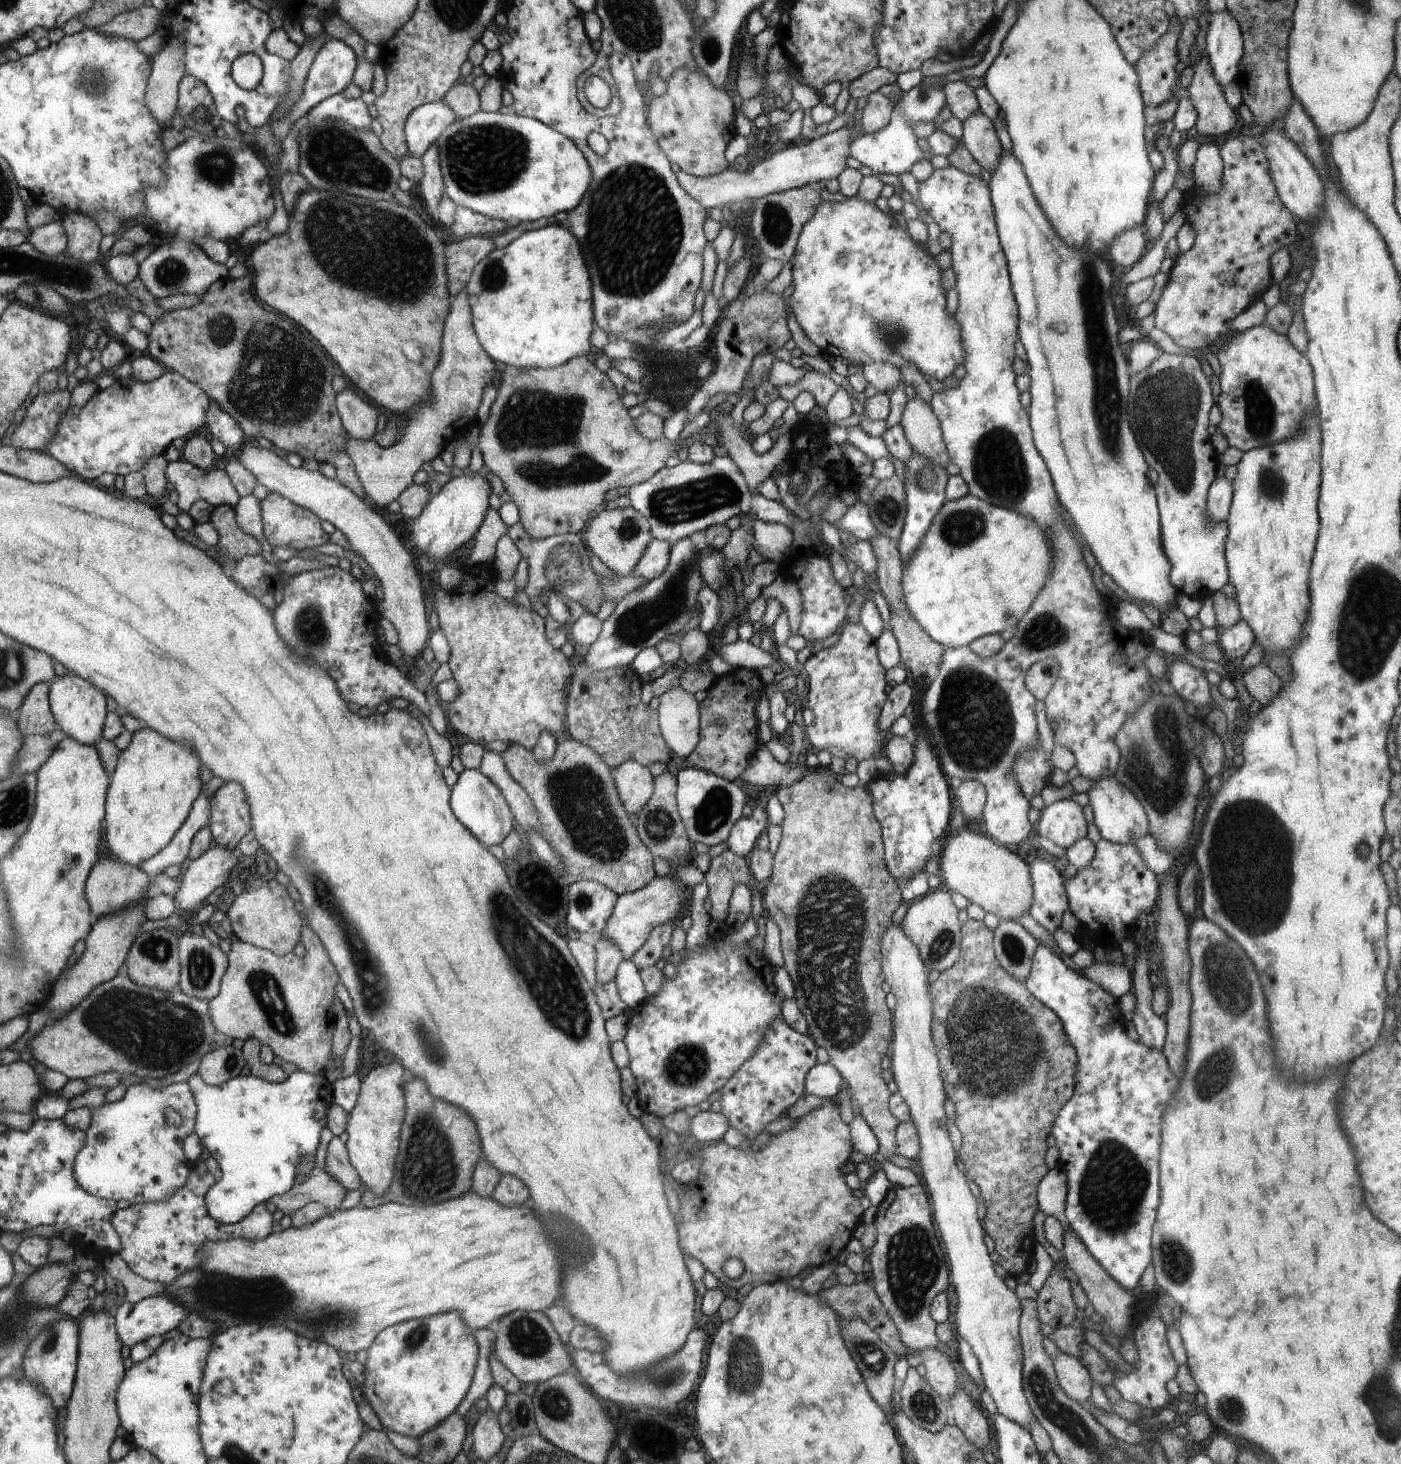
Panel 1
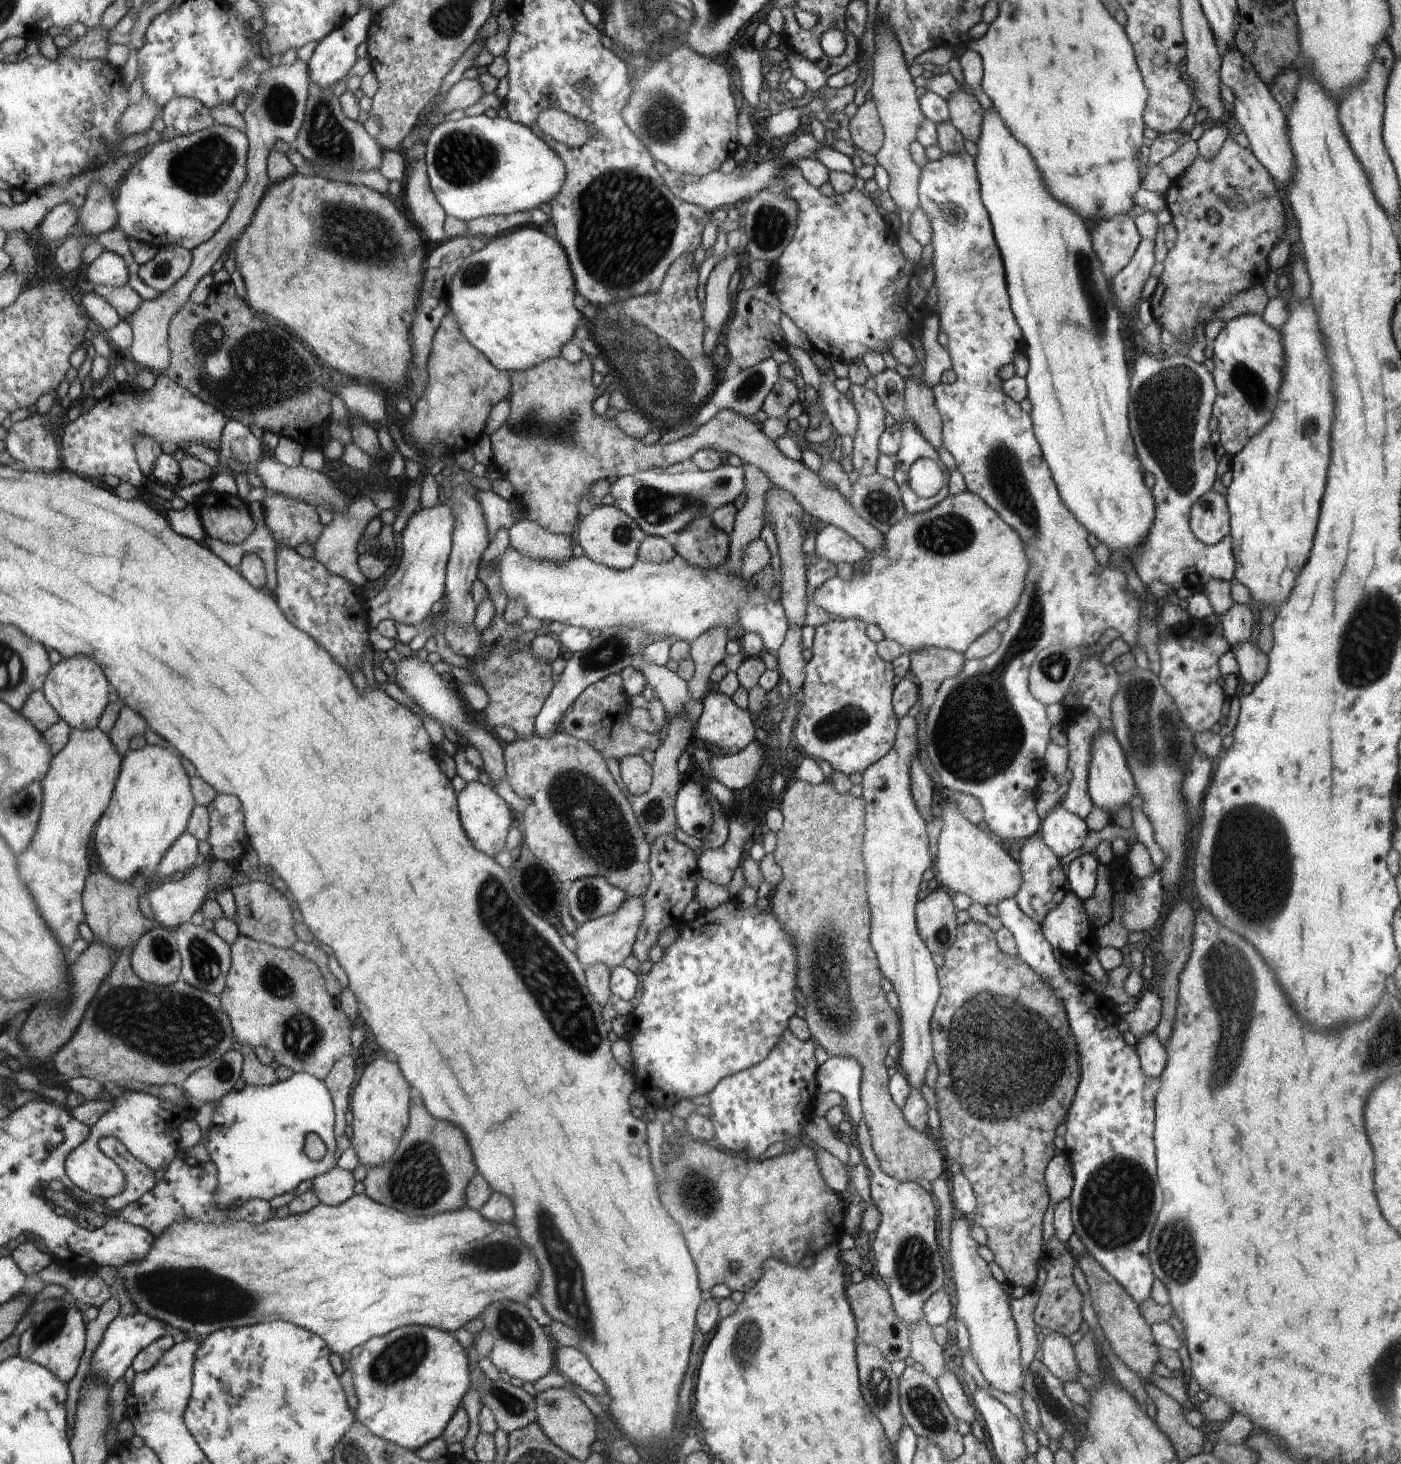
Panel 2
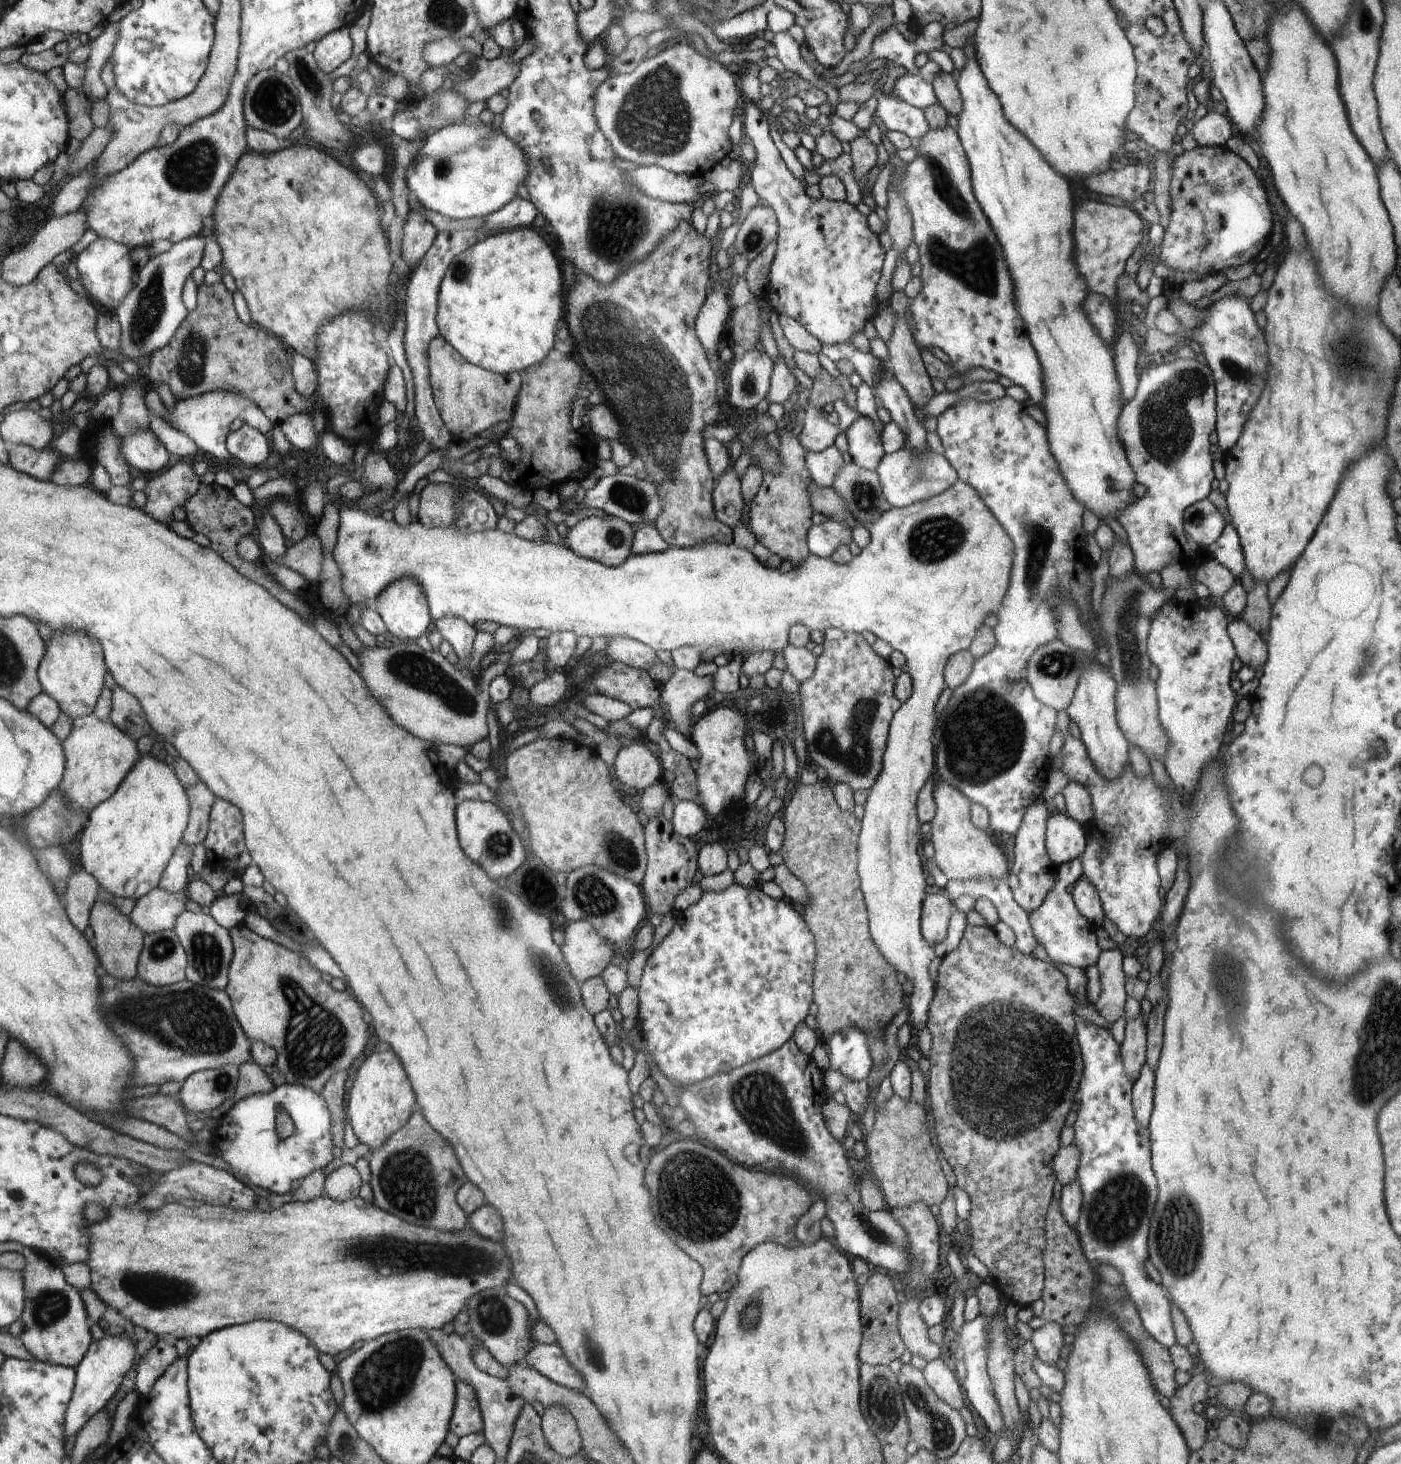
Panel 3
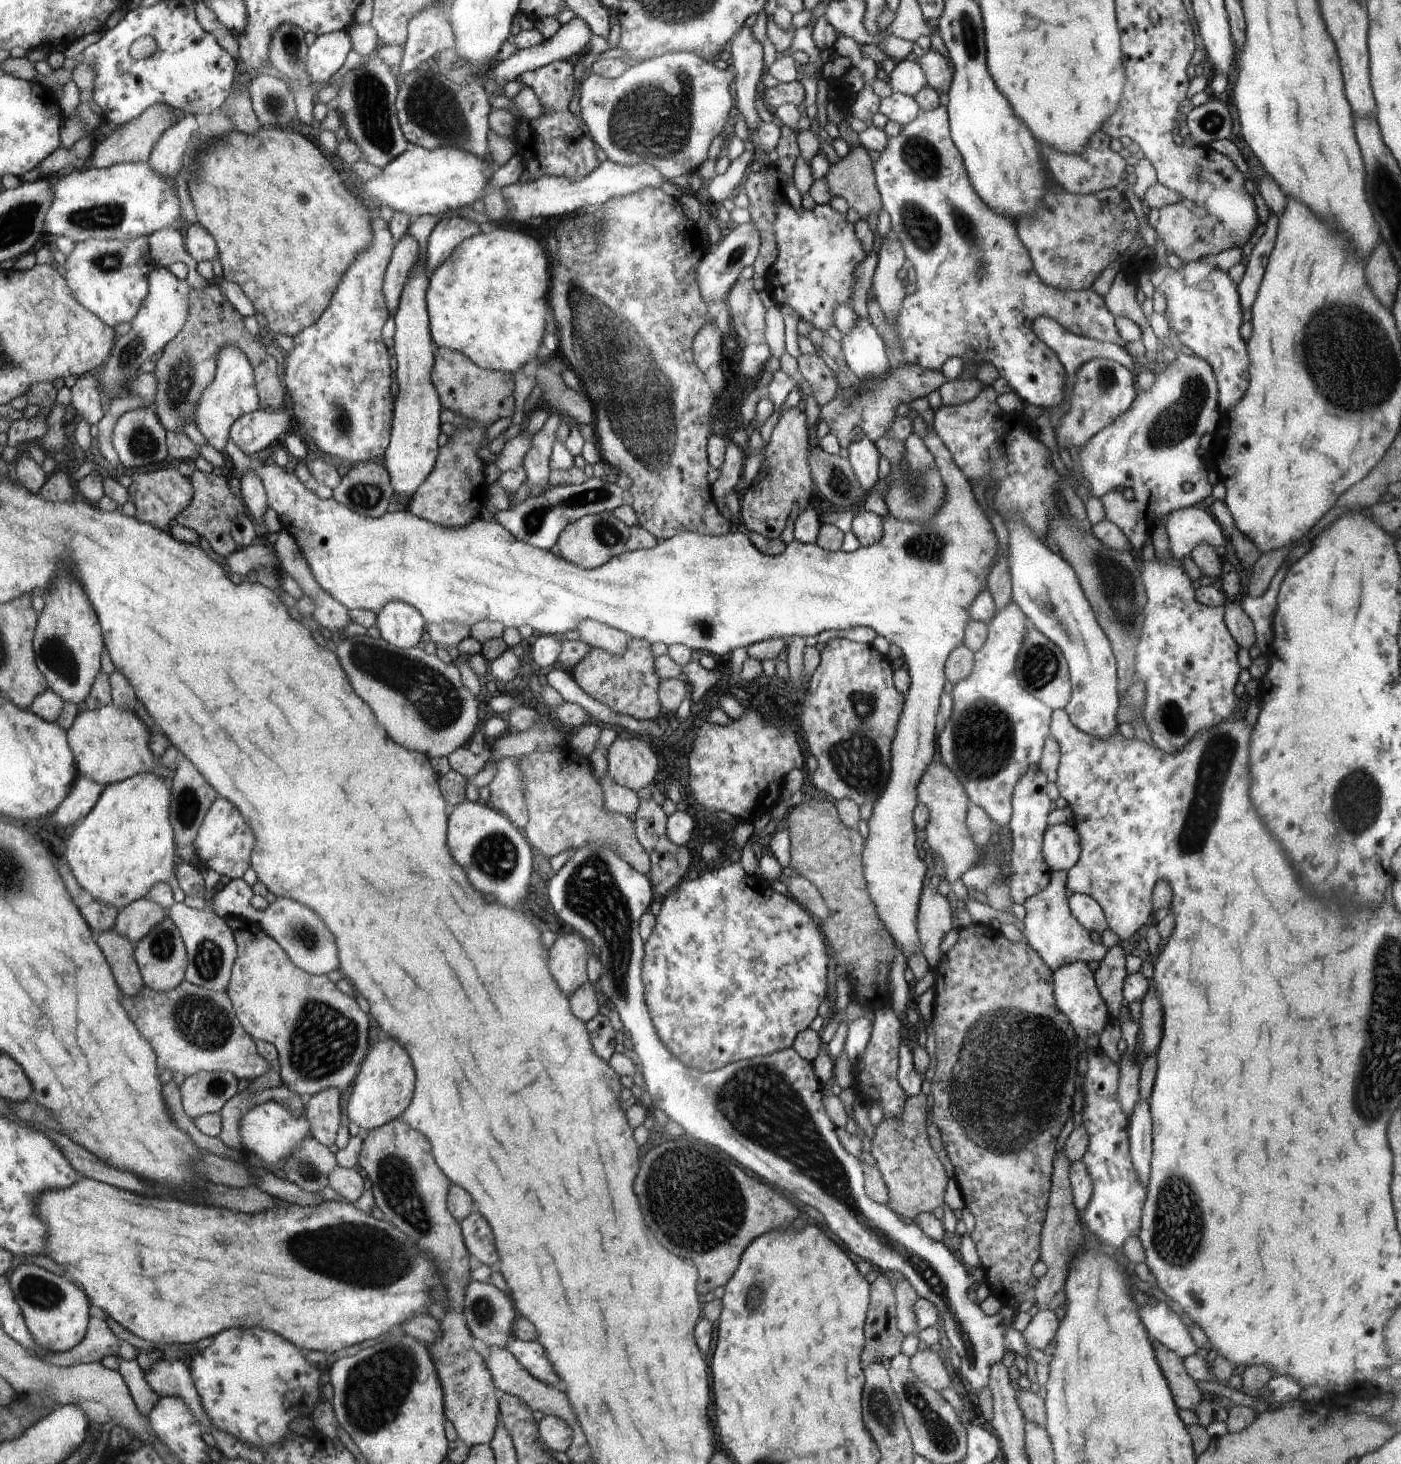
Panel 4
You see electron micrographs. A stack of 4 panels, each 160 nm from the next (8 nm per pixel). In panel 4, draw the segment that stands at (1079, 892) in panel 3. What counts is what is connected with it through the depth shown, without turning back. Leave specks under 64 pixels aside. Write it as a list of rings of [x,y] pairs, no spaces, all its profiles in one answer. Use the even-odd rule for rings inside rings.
[[[1082,893],[1069,894],[1069,907],[1074,918],[1088,932],[1102,932],[1109,928],[1102,907],[1091,896]]]

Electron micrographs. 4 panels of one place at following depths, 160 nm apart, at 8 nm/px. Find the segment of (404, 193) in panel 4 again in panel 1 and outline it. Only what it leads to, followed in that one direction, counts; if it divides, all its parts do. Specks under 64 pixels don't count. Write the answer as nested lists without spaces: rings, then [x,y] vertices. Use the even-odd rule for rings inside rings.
[[[480,110],[472,116],[455,120],[444,129],[444,132],[437,138],[436,142],[443,174],[444,193],[450,197],[450,200],[452,200],[457,207],[467,208],[472,212],[480,213],[488,218],[498,219],[511,225],[521,222],[534,222],[534,220],[538,220],[538,218],[542,218],[542,216],[546,216],[546,218],[552,221],[558,212],[571,211],[573,208],[576,208],[577,204],[582,200],[592,180],[592,171],[586,157],[569,138],[566,138],[561,132],[546,126],[546,124],[535,118],[521,117],[513,111],[502,114],[499,112],[489,113]]]

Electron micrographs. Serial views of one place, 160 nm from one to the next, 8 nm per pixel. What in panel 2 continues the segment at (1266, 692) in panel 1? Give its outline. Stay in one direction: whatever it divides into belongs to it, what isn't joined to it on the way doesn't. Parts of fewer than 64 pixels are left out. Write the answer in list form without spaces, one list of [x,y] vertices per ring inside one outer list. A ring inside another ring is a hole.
[[[1253,641],[1239,643],[1231,648],[1238,662],[1239,673],[1237,675],[1244,683],[1256,686],[1269,669],[1269,656],[1253,646]]]

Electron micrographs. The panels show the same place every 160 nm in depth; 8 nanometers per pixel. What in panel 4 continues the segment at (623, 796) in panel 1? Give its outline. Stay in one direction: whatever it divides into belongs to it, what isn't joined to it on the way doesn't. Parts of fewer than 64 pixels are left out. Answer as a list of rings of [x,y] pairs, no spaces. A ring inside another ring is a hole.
[[[645,737],[617,738],[607,750],[607,770],[620,786],[637,791],[648,787],[658,772],[658,757]]]

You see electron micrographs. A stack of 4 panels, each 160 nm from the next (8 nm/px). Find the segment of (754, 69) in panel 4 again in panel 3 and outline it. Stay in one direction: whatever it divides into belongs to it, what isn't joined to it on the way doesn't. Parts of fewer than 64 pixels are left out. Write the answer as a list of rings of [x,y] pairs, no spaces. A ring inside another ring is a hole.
[[[746,101],[743,133],[745,140],[753,144],[756,152],[755,166],[750,168],[747,181],[755,188],[759,198],[773,209],[779,224],[777,249],[769,268],[769,283],[765,301],[772,310],[793,318],[817,338],[821,344],[837,345],[851,343],[853,334],[863,332],[868,320],[874,318],[876,286],[882,276],[882,264],[886,251],[880,245],[878,235],[867,226],[867,216],[848,201],[831,201],[821,197],[812,199],[806,193],[807,186],[799,181],[786,167],[772,137],[763,110]]]

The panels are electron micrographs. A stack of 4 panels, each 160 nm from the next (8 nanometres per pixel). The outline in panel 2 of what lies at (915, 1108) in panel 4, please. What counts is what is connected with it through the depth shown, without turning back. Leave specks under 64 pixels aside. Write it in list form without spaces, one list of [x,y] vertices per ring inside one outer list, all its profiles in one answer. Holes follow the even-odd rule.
[[[797,779],[794,784],[786,786],[782,790],[782,802],[780,802],[780,810],[783,814],[782,828],[777,832],[777,845],[773,852],[776,864],[783,872],[782,880],[779,886],[776,885],[770,894],[769,910],[777,918],[777,921],[785,929],[789,938],[794,938],[795,949],[797,952],[797,987],[804,996],[804,1017],[803,1019],[809,1026],[809,1031],[812,1035],[812,1040],[816,1045],[822,1046],[830,1057],[850,1057],[854,1058],[856,1062],[862,1067],[862,1082],[860,1085],[860,1102],[863,1110],[863,1118],[871,1136],[871,1145],[875,1155],[878,1157],[881,1169],[892,1178],[895,1178],[899,1184],[904,1184],[906,1181],[914,1181],[916,1178],[925,1178],[928,1182],[934,1182],[947,1169],[948,1163],[946,1157],[942,1152],[940,1144],[930,1135],[930,1133],[921,1133],[913,1129],[905,1120],[897,1104],[894,1104],[889,1093],[889,1077],[887,1067],[884,1065],[884,1058],[888,1054],[888,1048],[892,1044],[899,1043],[900,1023],[899,1014],[896,1010],[890,1007],[886,1001],[886,994],[880,987],[883,974],[879,969],[879,962],[877,961],[876,953],[871,945],[871,914],[869,907],[869,900],[866,892],[866,868],[864,868],[864,860],[862,860],[862,846],[863,836],[866,830],[865,827],[865,802],[863,797],[856,797],[848,791],[846,794],[839,793],[829,781],[829,779],[818,784],[810,784],[809,782]]]

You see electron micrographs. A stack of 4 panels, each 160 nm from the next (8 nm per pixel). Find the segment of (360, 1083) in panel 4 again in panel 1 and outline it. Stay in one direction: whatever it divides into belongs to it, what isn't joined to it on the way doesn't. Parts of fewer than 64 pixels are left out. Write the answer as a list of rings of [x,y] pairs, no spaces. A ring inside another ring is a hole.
[[[398,1062],[373,1068],[361,1081],[356,1106],[347,1122],[349,1139],[345,1145],[350,1164],[374,1197],[381,1197],[389,1189],[393,1179],[395,1160],[400,1148],[401,1126],[405,1117],[404,1076],[406,1072]]]

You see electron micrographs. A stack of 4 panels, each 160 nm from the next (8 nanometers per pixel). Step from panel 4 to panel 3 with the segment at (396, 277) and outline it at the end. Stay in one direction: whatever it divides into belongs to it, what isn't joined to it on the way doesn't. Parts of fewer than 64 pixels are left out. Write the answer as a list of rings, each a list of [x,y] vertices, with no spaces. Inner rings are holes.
[[[413,209],[409,210],[402,225],[399,238],[401,240],[400,257],[406,262],[407,267],[406,273],[402,276],[404,278],[434,244],[434,239],[439,232],[429,218]]]

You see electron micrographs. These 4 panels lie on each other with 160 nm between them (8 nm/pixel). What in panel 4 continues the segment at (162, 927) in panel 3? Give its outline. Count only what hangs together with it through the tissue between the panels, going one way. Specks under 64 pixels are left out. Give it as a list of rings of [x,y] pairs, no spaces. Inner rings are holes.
[[[144,897],[119,909],[113,929],[136,944],[166,917],[167,910],[162,905]]]

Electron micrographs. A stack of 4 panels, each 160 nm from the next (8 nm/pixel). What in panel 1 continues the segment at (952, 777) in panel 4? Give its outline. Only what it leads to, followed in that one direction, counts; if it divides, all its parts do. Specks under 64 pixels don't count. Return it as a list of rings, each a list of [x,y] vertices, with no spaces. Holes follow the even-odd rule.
[[[968,828],[956,836],[947,836],[947,839],[944,853],[937,857],[943,887],[959,892],[970,903],[994,914],[999,921],[1018,922],[1018,918],[1029,913],[1033,904],[1033,882],[1029,864],[1022,857]]]

